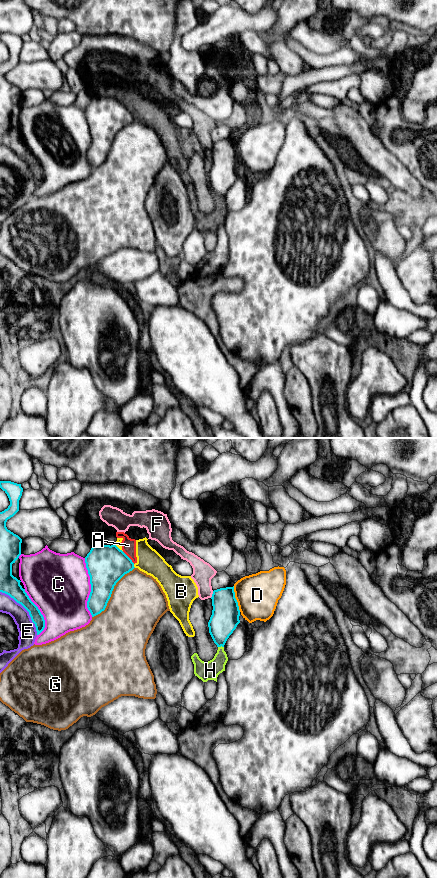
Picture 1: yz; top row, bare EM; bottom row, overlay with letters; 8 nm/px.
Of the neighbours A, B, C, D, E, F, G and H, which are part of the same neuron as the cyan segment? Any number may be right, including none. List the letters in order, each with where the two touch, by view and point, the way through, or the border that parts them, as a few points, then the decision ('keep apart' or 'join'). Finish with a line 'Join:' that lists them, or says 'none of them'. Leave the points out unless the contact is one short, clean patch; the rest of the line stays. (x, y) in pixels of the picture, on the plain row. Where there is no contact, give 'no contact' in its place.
A: yz (128, 109) | along yz (122, 103), (134, 115) | keep apart
B: yz (118, 100) | along yz (115, 96), (122, 103) | keep apart
C: yz (91, 139) | keep apart
D: yz (235, 151) | keep apart
E: yz (25, 160) | keep apart
F: yz (212, 146) | keep apart
G: yz (111, 145) | keep apart
H: yz (220, 198) | along yz (223, 198), (218, 199) | keep apart
Join: none of them

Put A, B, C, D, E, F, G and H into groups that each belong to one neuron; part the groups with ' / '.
A B H / C / D / E / F / G

